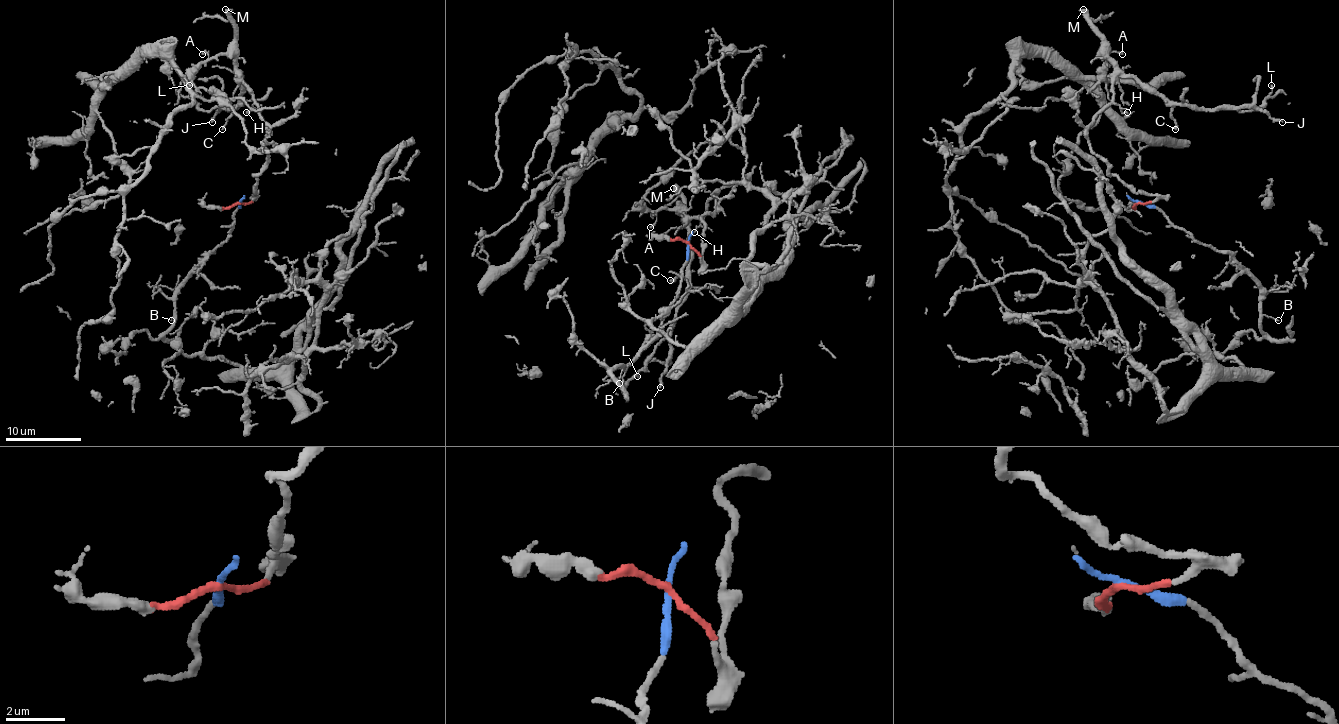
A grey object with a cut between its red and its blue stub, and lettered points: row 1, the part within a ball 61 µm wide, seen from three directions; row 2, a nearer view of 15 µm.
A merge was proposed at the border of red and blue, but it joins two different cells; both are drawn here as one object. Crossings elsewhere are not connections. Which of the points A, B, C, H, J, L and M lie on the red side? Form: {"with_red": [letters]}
{"with_red": ["A", "C", "H", "J", "L", "M"]}

